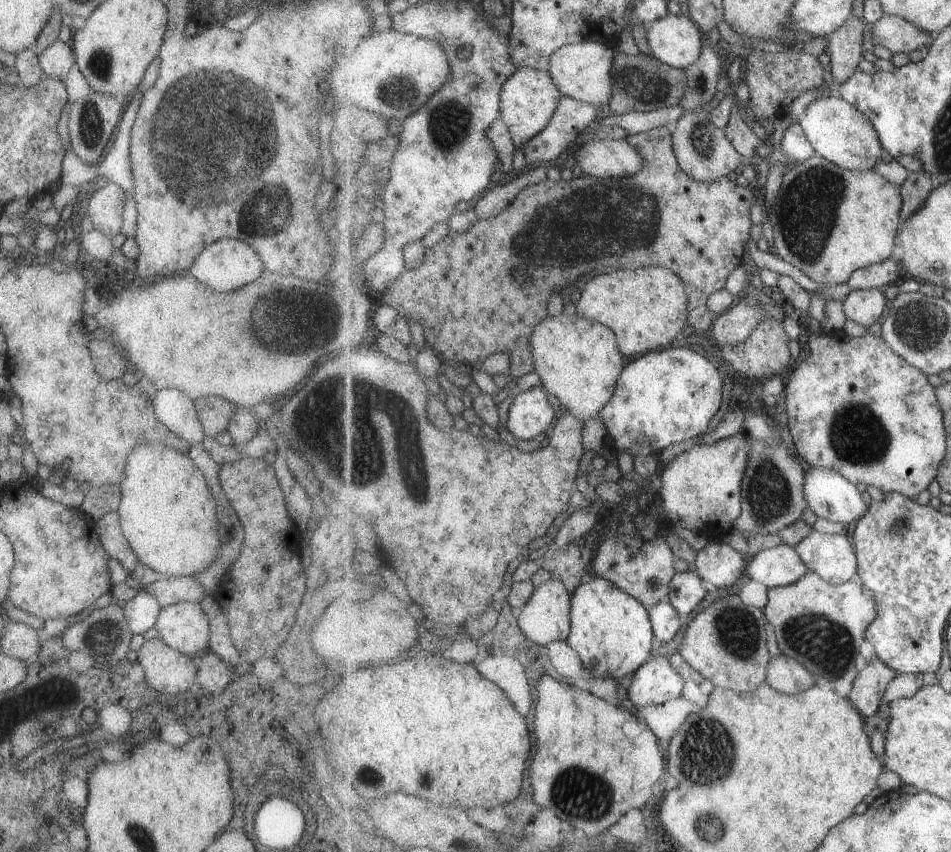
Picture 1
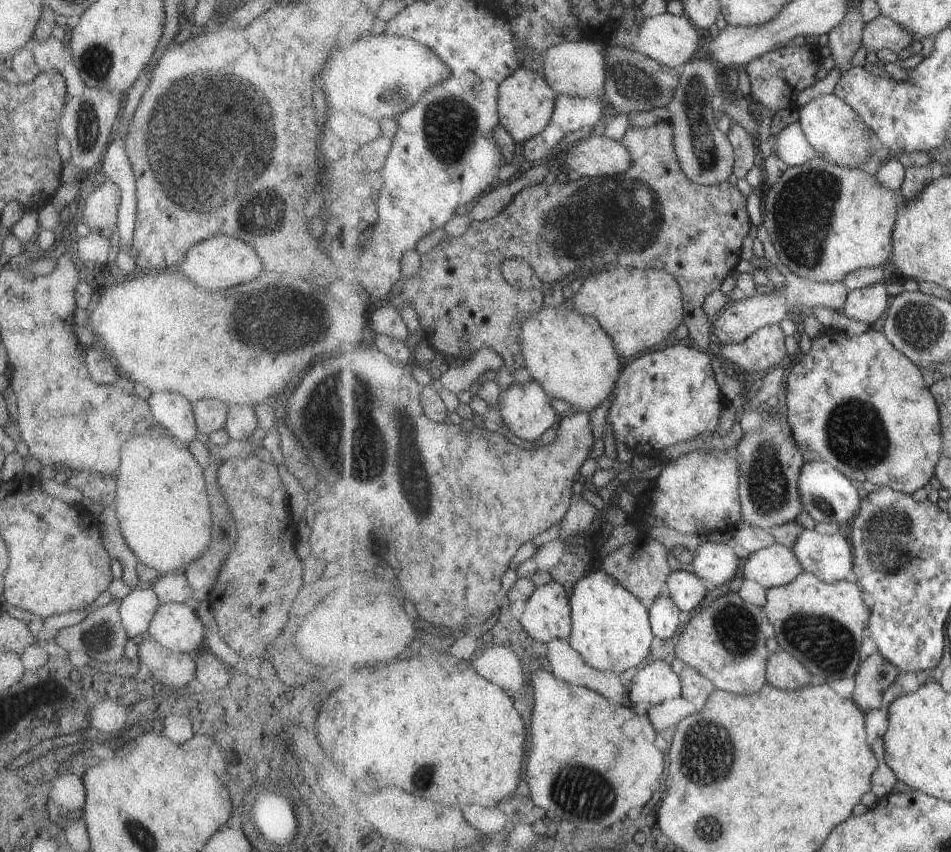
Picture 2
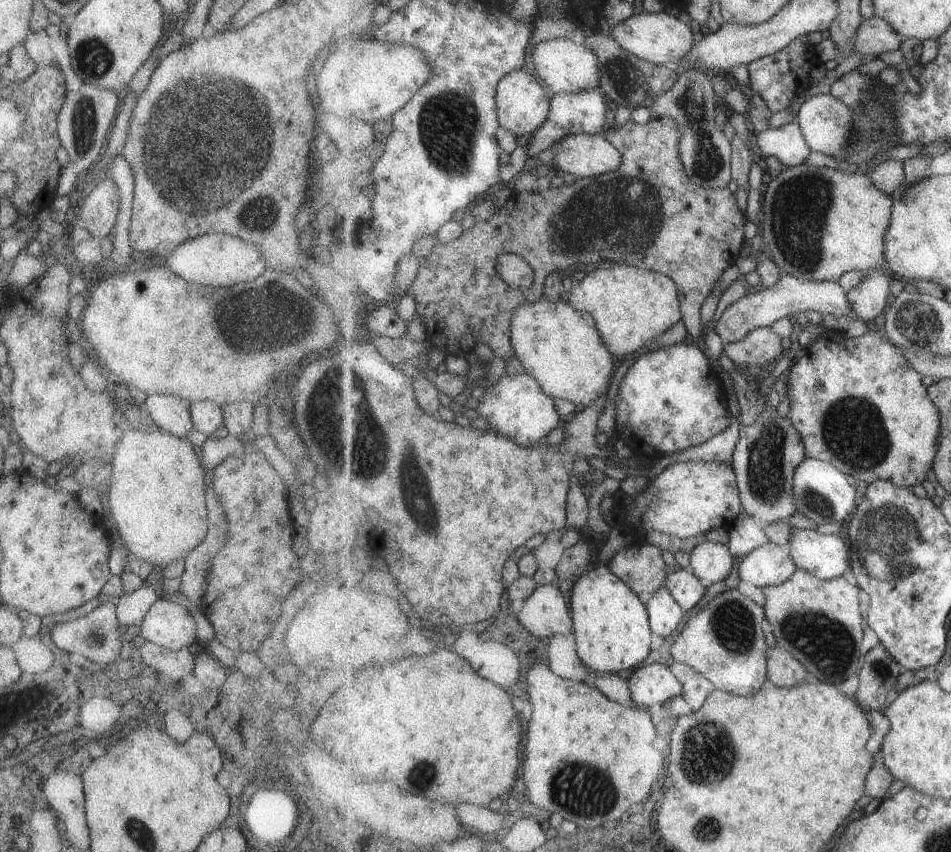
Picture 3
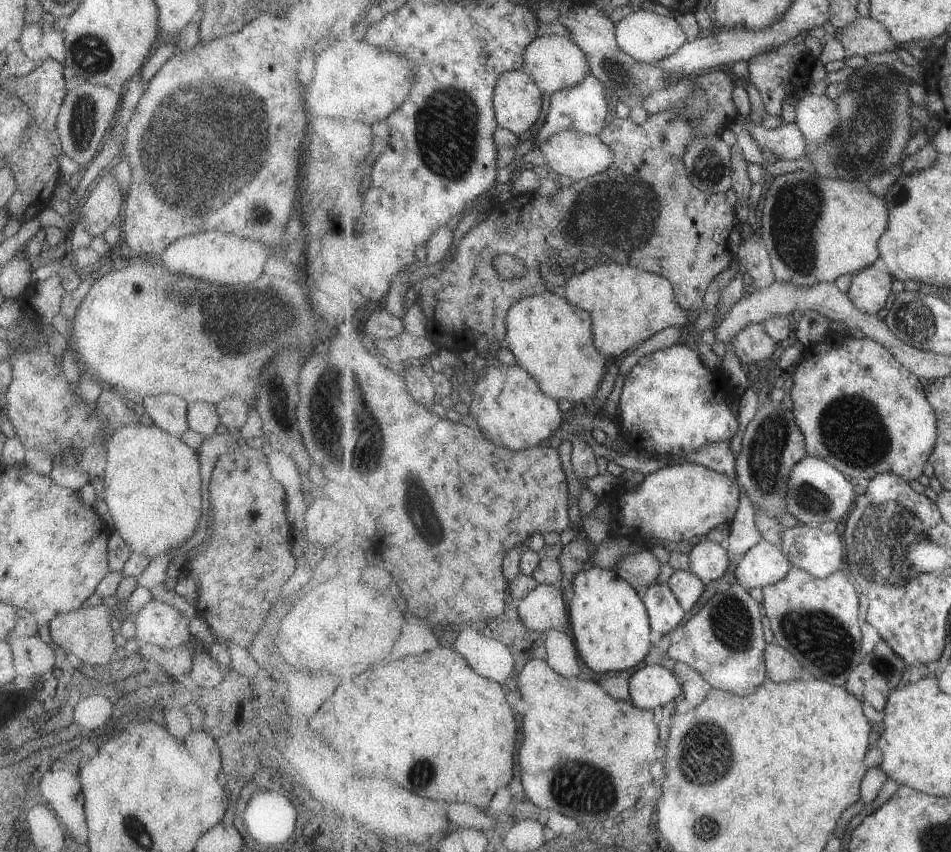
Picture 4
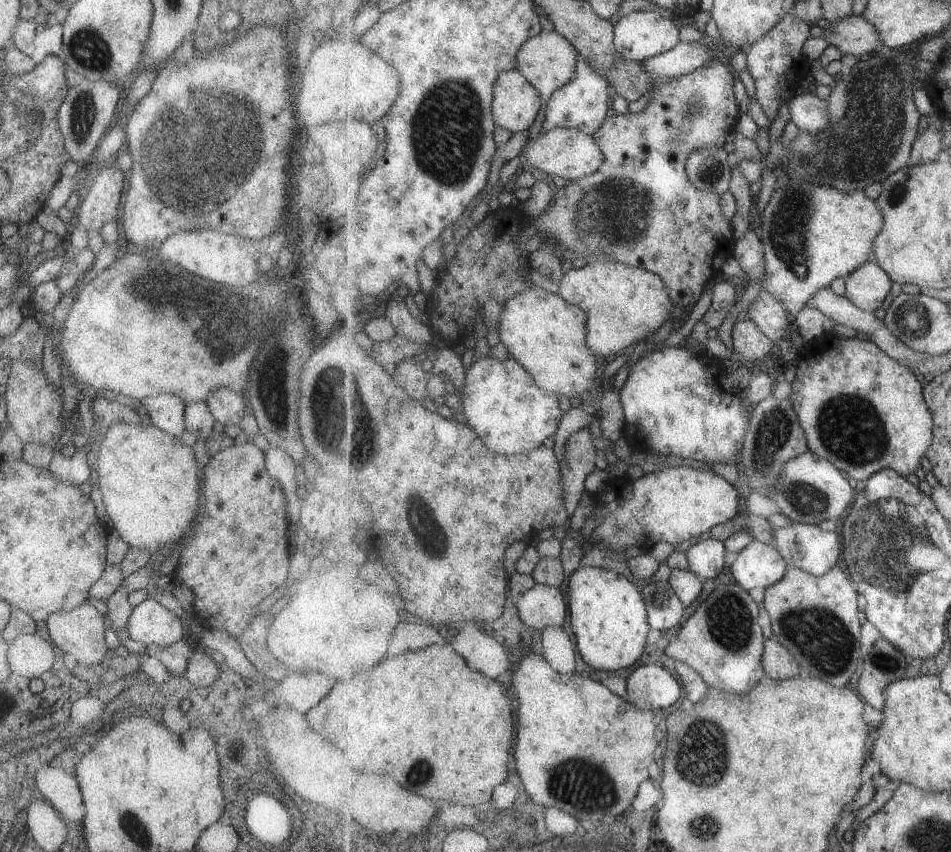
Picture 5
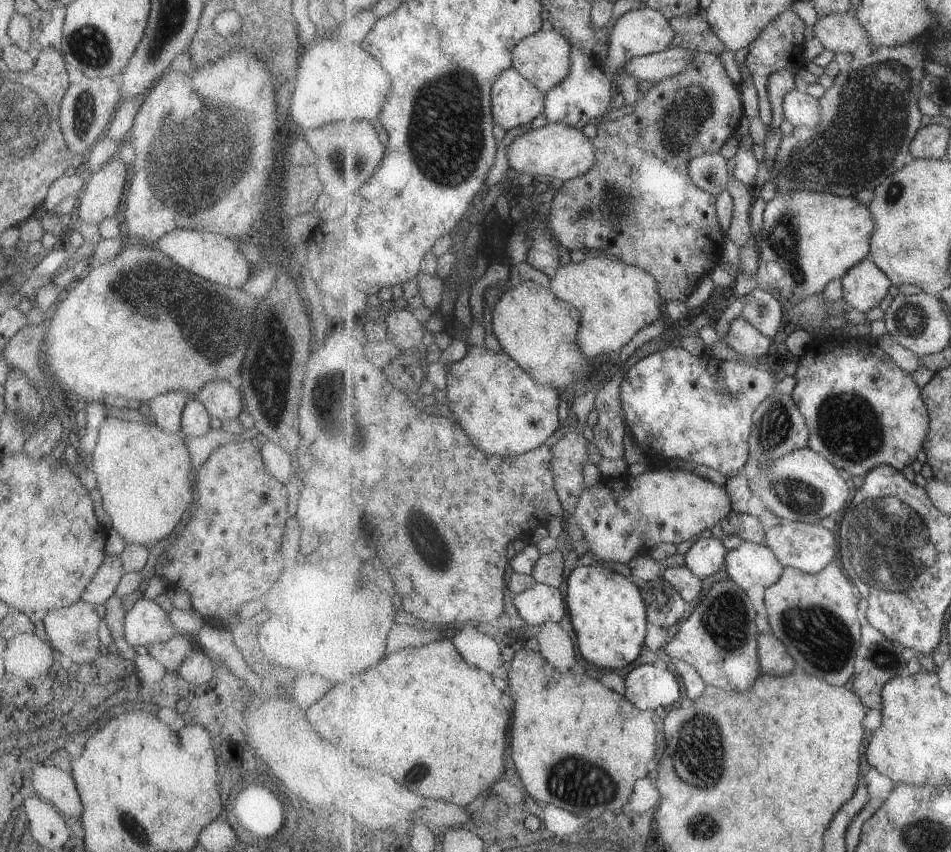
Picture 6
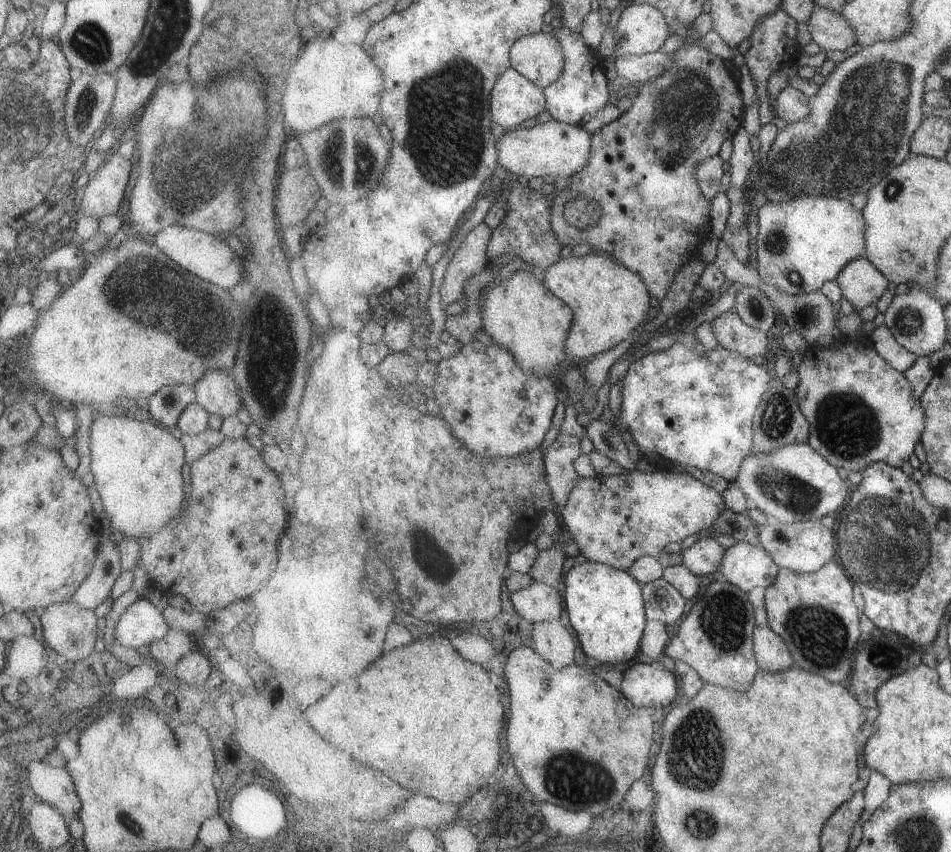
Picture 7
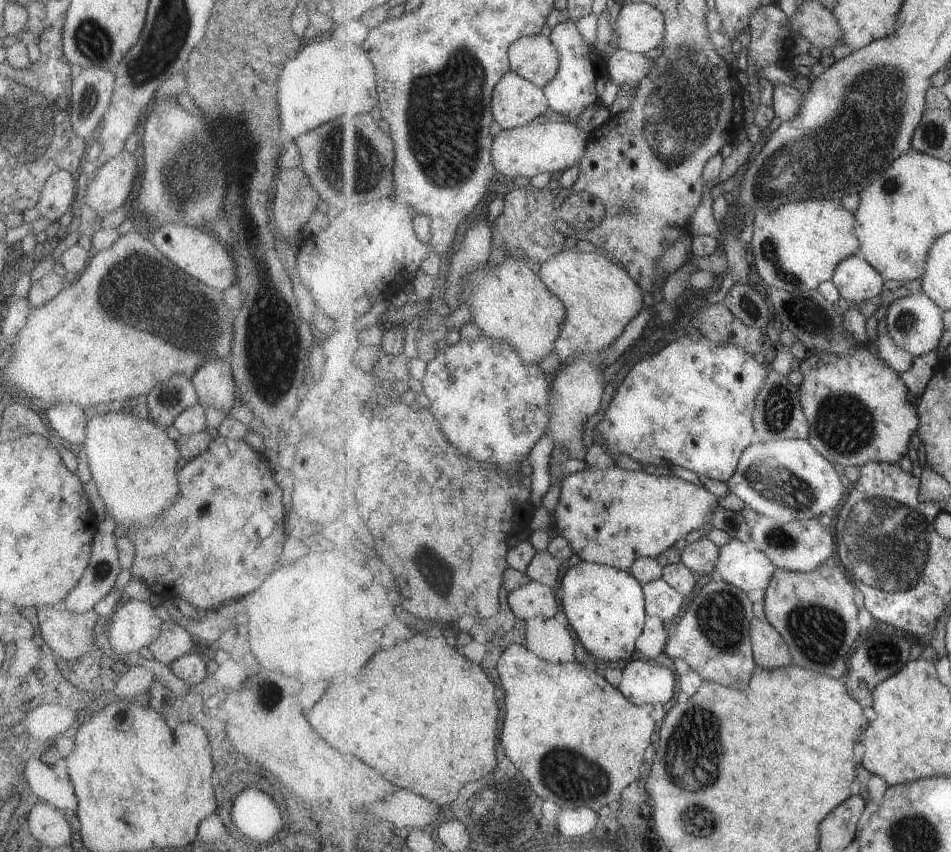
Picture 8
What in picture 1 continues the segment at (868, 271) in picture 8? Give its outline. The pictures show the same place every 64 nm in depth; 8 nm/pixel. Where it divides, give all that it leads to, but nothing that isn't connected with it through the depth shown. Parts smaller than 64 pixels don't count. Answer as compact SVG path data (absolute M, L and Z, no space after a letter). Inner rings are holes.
M879 288L853 289L844 302L844 310L849 320L853 320L853 322L869 328L869 326L877 324L881 316L887 315L887 298L885 298L883 290L879 290Z

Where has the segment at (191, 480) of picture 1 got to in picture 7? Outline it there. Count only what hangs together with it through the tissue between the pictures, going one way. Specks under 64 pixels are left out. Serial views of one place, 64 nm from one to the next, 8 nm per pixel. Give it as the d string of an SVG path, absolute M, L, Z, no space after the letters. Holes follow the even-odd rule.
M107 411L93 418L91 422L89 454L93 484L111 522L111 528L119 531L124 537L139 538L157 534L157 530L167 526L167 522L171 522L175 514L182 509L187 495L181 476L181 467L184 464L183 446L165 427L152 420L138 421L123 416L119 411Z

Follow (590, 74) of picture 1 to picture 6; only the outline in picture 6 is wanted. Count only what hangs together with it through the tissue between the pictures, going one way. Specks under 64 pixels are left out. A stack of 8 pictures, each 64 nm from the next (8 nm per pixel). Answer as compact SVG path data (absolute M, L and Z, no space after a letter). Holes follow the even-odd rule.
M559 30L539 31L523 38L514 48L514 67L531 84L539 87L543 94L549 94L555 86L559 86L567 74L571 72L571 45Z

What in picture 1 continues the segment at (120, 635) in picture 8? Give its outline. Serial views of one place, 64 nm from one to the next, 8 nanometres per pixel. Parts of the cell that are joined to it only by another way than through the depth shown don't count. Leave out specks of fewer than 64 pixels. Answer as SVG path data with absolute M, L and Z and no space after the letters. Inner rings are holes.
M179 602L160 608L154 628L169 648L185 656L208 651L209 622L198 603Z

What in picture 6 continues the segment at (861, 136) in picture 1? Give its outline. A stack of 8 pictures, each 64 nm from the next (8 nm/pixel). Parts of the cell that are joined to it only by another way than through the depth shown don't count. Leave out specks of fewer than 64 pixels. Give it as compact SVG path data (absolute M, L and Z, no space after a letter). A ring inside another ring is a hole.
M796 87L784 96L786 126L817 126L821 120L819 100Z

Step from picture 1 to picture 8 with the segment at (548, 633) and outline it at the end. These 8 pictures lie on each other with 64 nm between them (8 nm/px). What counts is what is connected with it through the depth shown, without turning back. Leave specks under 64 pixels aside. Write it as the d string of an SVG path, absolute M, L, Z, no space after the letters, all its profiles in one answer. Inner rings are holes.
M537 581L512 590L508 599L515 614L522 619L553 618L559 612L559 602L552 588Z

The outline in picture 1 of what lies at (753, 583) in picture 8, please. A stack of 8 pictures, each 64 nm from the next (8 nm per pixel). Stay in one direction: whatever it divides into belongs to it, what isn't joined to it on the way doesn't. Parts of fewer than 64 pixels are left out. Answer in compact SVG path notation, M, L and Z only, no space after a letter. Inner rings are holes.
M780 544L759 551L748 562L746 572L751 580L763 582L770 589L795 584L811 571L796 547Z

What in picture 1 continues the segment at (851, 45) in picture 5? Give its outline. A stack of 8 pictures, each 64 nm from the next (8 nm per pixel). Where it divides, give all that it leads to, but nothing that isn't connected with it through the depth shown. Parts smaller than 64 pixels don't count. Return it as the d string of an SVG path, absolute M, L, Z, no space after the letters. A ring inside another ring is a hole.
M883 15L881 20L872 23L872 42L876 46L885 46L894 53L908 53L913 50L921 50L926 54L926 48L933 46L933 40L929 32L924 32L899 16Z

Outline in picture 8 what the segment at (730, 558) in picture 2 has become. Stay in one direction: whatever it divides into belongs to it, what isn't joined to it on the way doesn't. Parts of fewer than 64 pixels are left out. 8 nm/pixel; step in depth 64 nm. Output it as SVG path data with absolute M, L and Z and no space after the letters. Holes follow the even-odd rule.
M701 537L687 543L682 550L682 563L700 576L715 575L715 568L719 562L721 547L709 540L709 537Z

